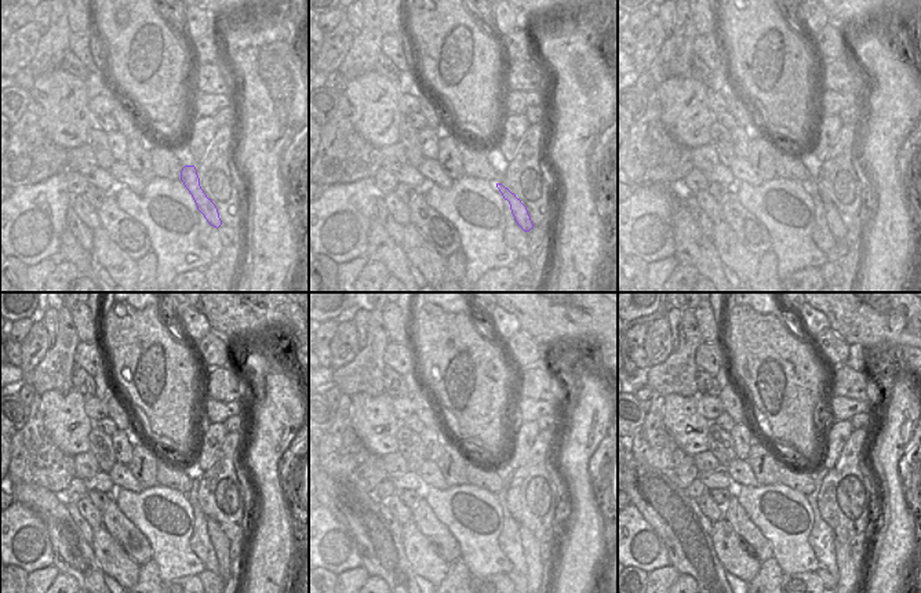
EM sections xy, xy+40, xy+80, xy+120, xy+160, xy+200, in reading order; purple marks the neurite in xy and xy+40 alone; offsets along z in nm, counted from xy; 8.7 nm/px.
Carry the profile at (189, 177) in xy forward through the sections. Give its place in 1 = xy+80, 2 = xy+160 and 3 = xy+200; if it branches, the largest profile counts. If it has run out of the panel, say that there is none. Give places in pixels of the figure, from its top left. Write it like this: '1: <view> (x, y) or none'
1: xy+80 (838, 230)
2: xy+160 (538, 571)
3: xy+200 (847, 568)

